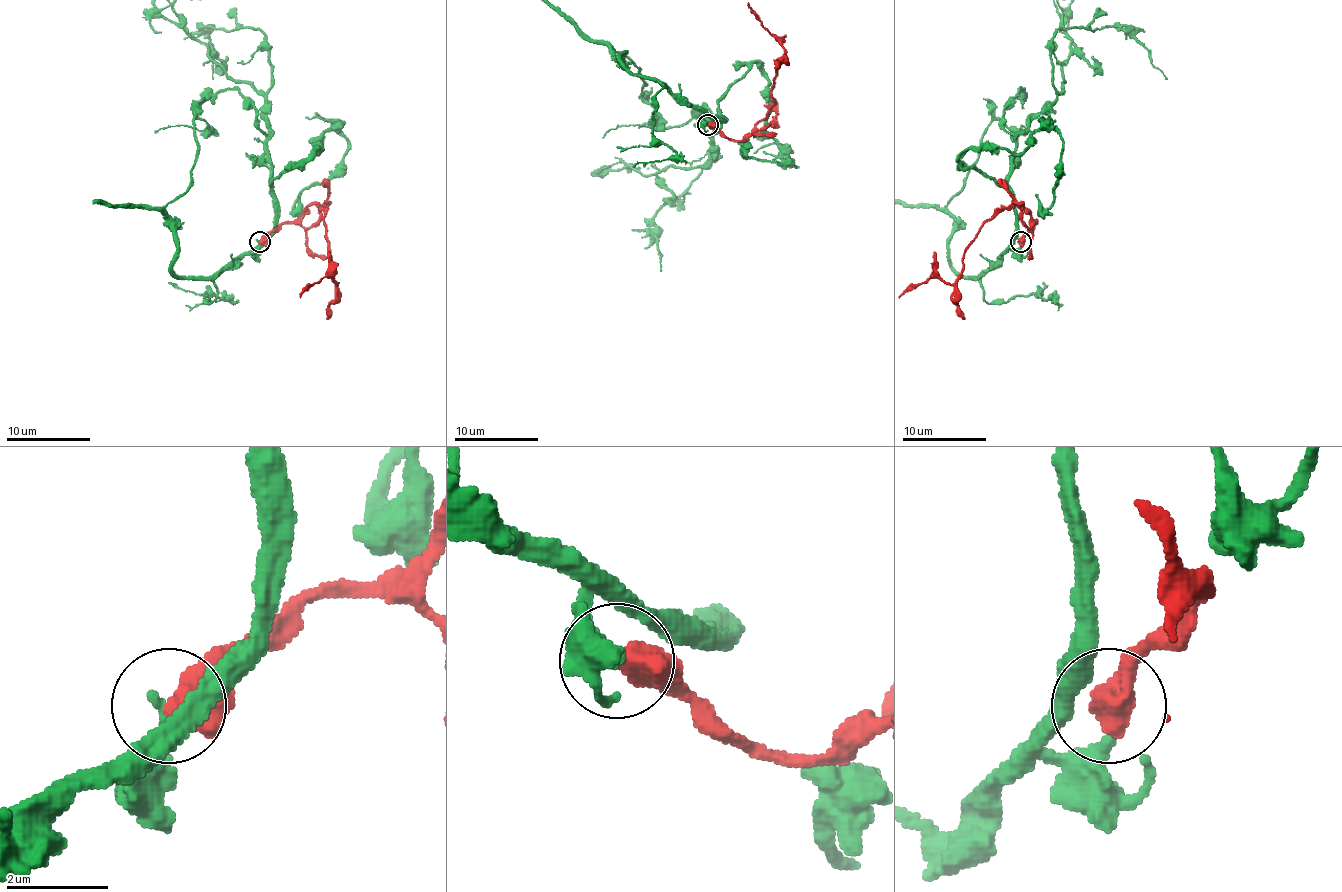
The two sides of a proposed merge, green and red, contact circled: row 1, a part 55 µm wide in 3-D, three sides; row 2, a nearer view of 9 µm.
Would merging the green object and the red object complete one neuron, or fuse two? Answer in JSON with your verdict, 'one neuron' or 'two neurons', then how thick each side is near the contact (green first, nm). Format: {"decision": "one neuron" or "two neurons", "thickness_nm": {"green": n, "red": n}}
{"decision": "two neurons", "thickness_nm": {"green": 200, "red": 650}}

